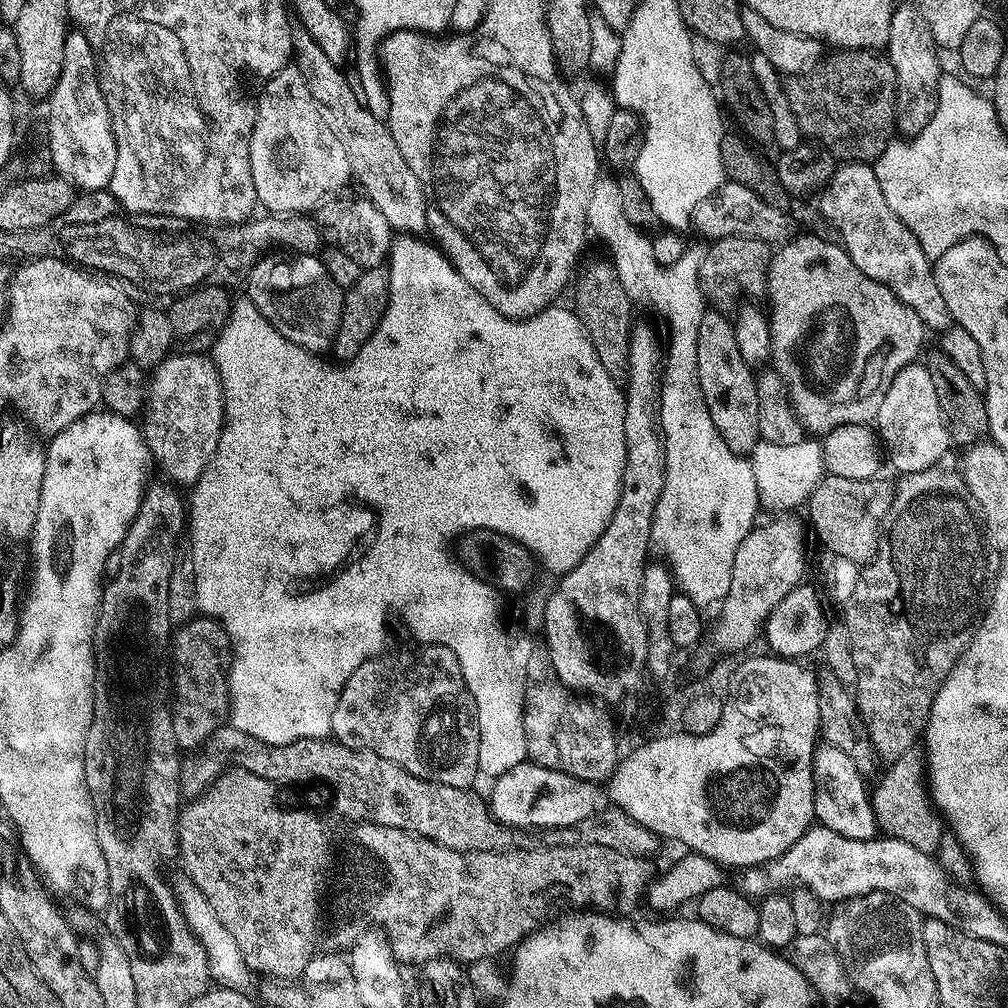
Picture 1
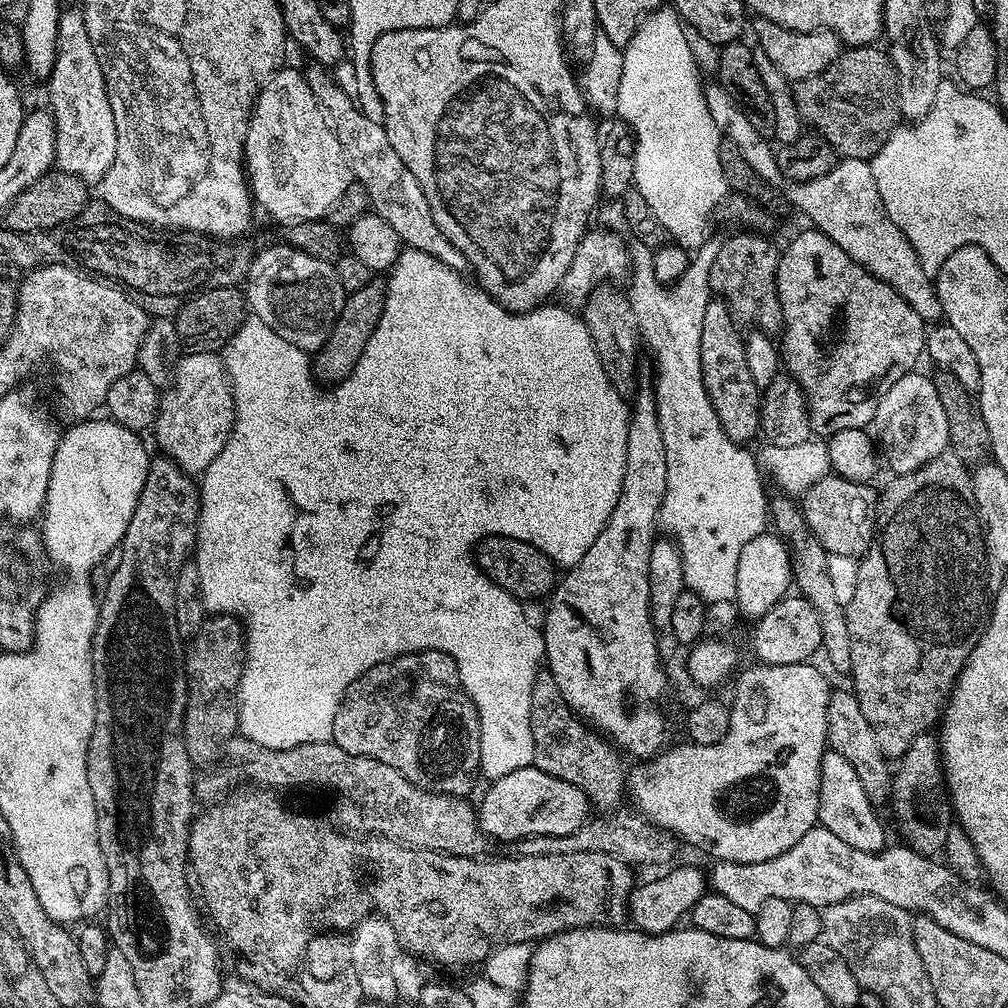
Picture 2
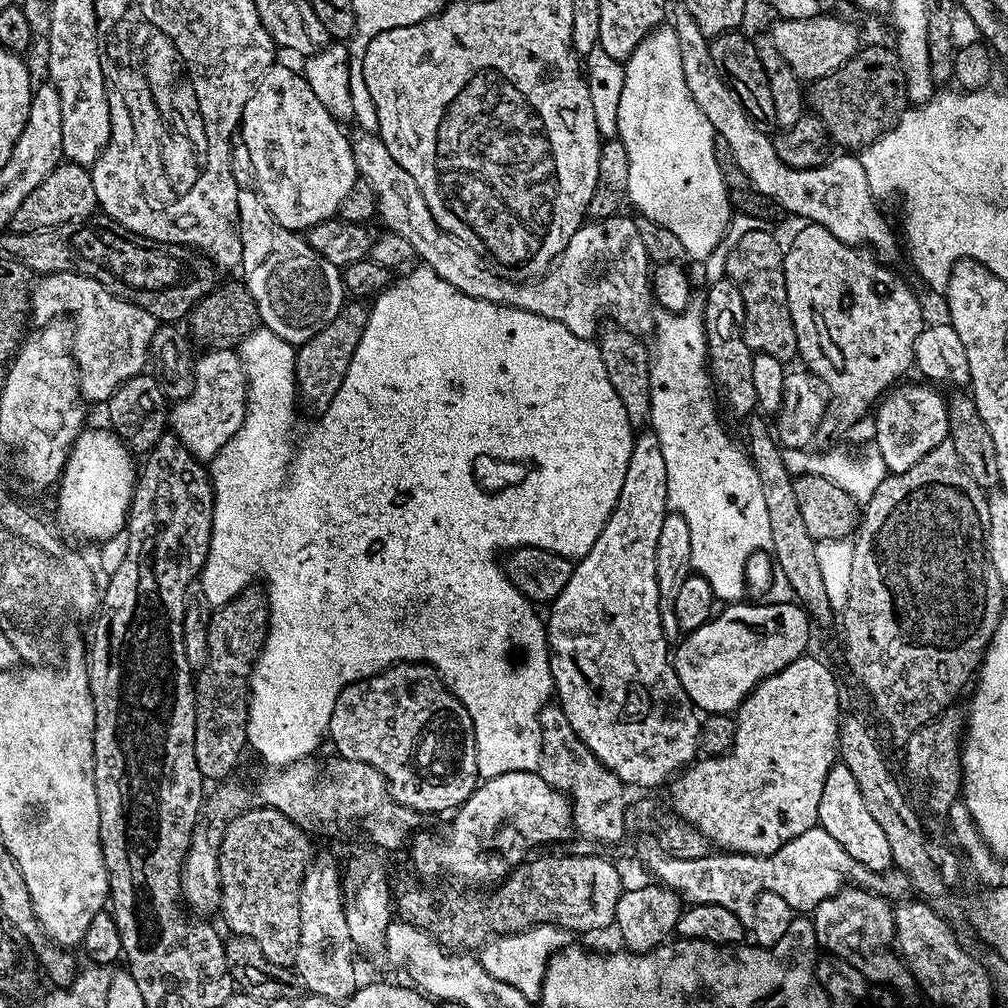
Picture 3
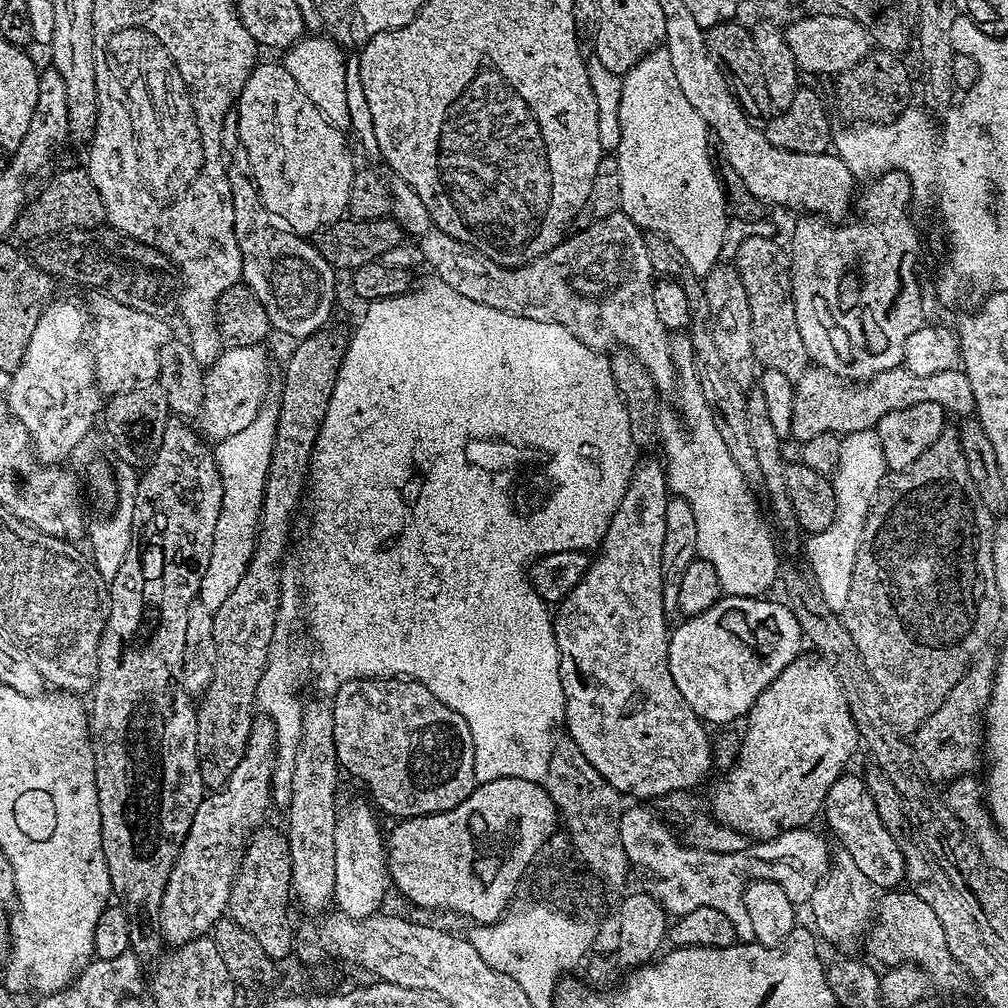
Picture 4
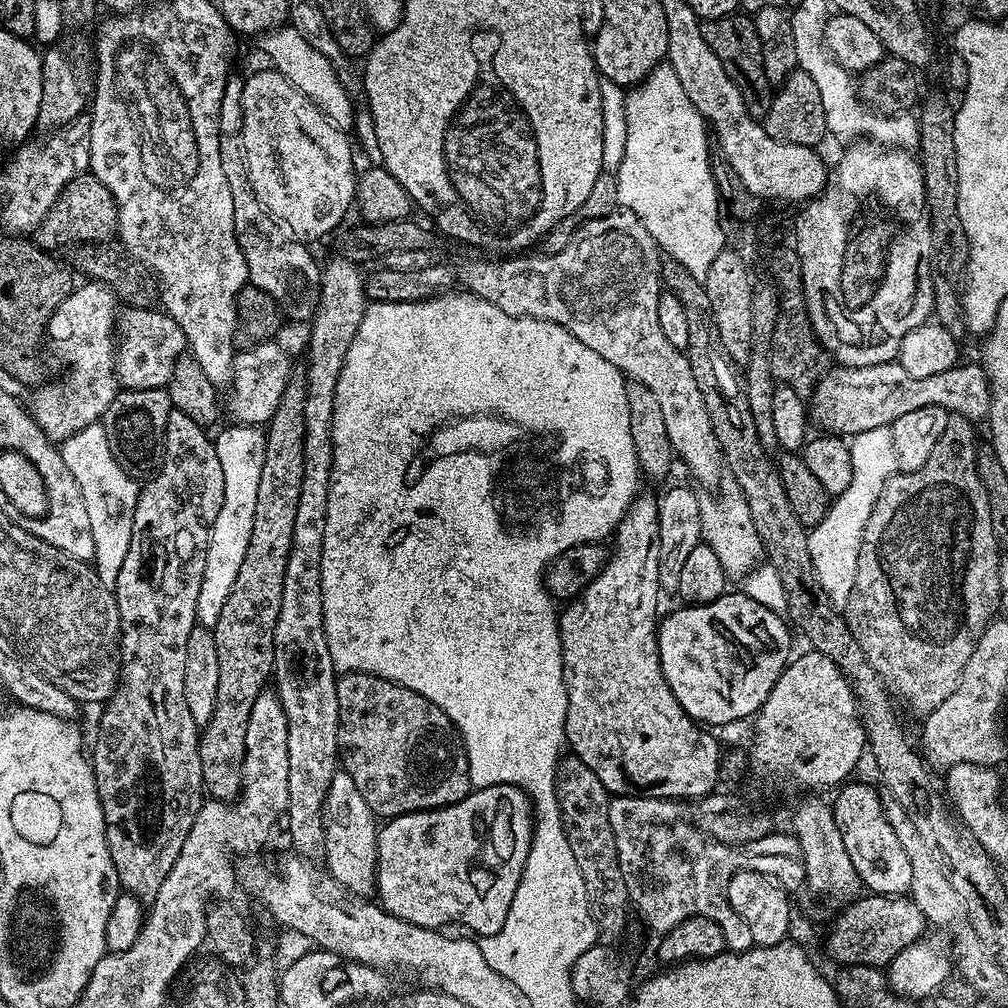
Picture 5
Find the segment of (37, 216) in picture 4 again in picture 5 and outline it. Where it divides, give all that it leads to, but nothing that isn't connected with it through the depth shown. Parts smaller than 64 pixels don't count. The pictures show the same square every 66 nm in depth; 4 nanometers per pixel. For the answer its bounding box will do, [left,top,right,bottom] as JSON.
[34,174,118,250]

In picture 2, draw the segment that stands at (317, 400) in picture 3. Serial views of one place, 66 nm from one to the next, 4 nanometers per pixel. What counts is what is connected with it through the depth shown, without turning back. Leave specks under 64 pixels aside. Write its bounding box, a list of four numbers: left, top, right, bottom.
[312,278,386,386]

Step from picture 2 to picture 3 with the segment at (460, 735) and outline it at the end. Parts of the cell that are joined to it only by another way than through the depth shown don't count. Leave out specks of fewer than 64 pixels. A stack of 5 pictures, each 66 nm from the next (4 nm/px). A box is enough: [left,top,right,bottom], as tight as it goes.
[327,662,478,814]

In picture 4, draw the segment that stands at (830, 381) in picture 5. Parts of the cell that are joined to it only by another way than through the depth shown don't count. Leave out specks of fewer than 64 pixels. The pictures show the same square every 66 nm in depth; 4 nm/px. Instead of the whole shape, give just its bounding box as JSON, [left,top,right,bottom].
[791,366,976,442]

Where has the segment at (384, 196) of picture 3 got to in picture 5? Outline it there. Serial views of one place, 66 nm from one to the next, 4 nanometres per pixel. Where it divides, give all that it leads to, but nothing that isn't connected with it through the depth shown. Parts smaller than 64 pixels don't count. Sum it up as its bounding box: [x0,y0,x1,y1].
[458,210,722,485]

